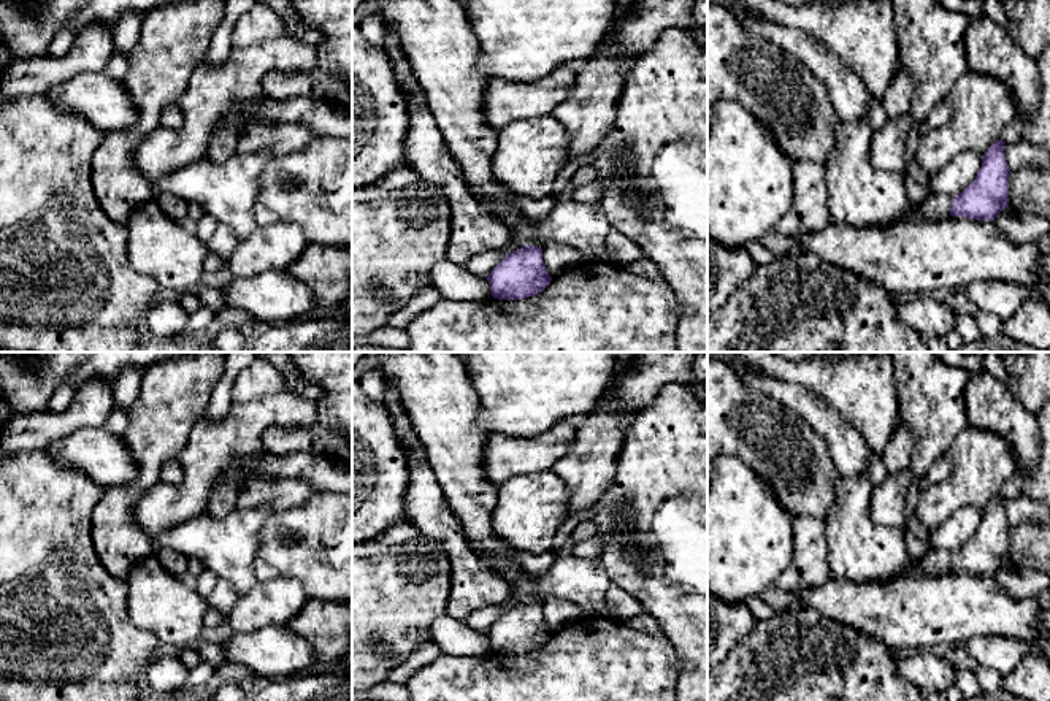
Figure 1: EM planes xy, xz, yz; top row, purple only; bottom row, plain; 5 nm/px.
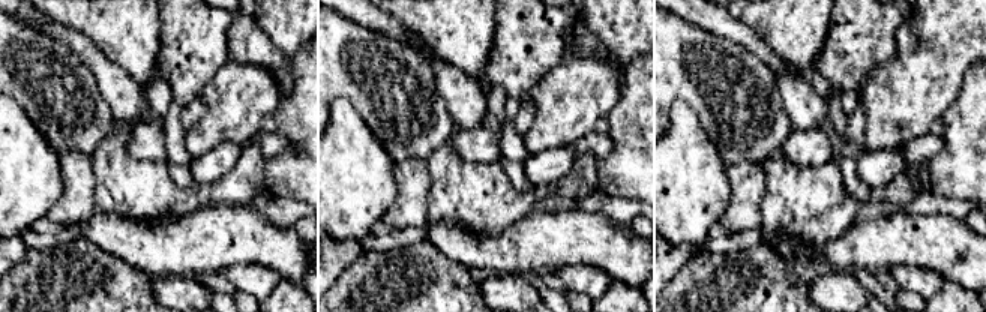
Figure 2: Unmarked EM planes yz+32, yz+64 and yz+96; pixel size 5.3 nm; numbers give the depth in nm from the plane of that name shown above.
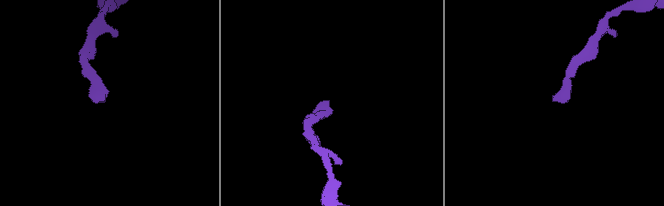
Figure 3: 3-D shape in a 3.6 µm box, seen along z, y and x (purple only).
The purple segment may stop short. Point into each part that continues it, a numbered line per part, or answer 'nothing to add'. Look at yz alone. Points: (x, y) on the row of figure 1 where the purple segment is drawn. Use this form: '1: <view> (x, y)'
1: yz (860, 195)

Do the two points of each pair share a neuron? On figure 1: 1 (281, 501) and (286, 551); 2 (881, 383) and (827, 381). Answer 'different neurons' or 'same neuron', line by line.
1: different neurons
2: same neuron

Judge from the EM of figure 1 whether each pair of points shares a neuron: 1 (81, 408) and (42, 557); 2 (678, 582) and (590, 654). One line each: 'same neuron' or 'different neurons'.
1: different neurons
2: different neurons

